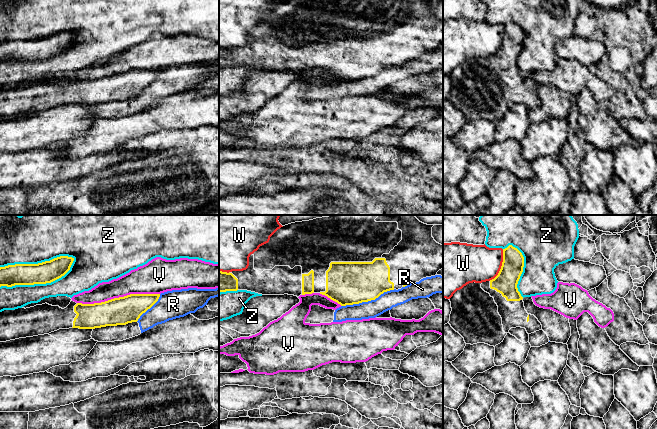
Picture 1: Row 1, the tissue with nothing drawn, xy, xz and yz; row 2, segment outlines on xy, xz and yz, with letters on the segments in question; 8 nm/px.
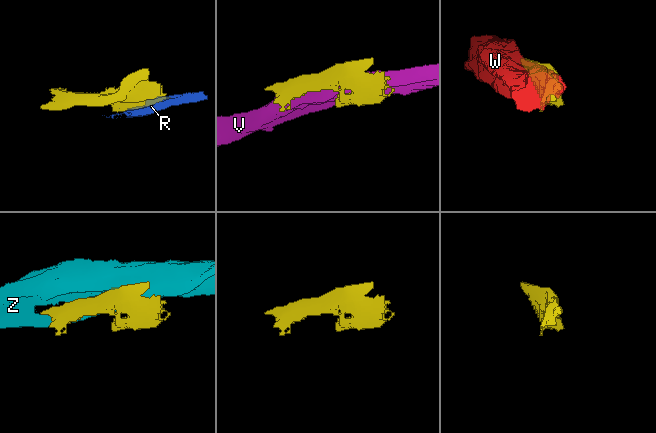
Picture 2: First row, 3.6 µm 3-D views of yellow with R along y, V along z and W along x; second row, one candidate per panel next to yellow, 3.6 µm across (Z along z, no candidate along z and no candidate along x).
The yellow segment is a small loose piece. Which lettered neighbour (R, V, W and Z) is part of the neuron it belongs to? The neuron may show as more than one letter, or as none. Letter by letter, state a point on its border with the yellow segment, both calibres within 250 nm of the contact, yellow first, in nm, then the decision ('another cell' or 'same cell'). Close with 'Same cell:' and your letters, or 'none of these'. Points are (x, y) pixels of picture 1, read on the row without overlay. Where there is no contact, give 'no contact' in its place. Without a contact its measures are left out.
R: meets yellow in xz at (367, 77); 340 nm thick on the yellow side, 140 nm on the other; another cell
V: meets yellow in xy at (119, 73); 220 nm thick on the yellow side, 220 nm on the other; another cell
W: meets yellow in yz at (501, 42); 180 nm thick on the yellow side, 300 nm on the other; another cell
Z: meets yellow in xy at (40, 59); 180 nm thick on the yellow side, 190 nm on the other; another cell
Same cell: none of these

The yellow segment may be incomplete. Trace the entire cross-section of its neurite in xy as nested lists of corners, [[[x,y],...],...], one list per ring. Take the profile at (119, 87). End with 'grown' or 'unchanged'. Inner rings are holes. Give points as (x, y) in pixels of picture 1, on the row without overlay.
[[[130,70],[94,80],[76,79],[71,76],[64,85],[45,79],[26,85],[22,83],[4,86],[0,88],[0,118],[49,110],[59,105],[95,105],[137,98],[140,92],[158,77],[159,73],[160,70]]] | grown

